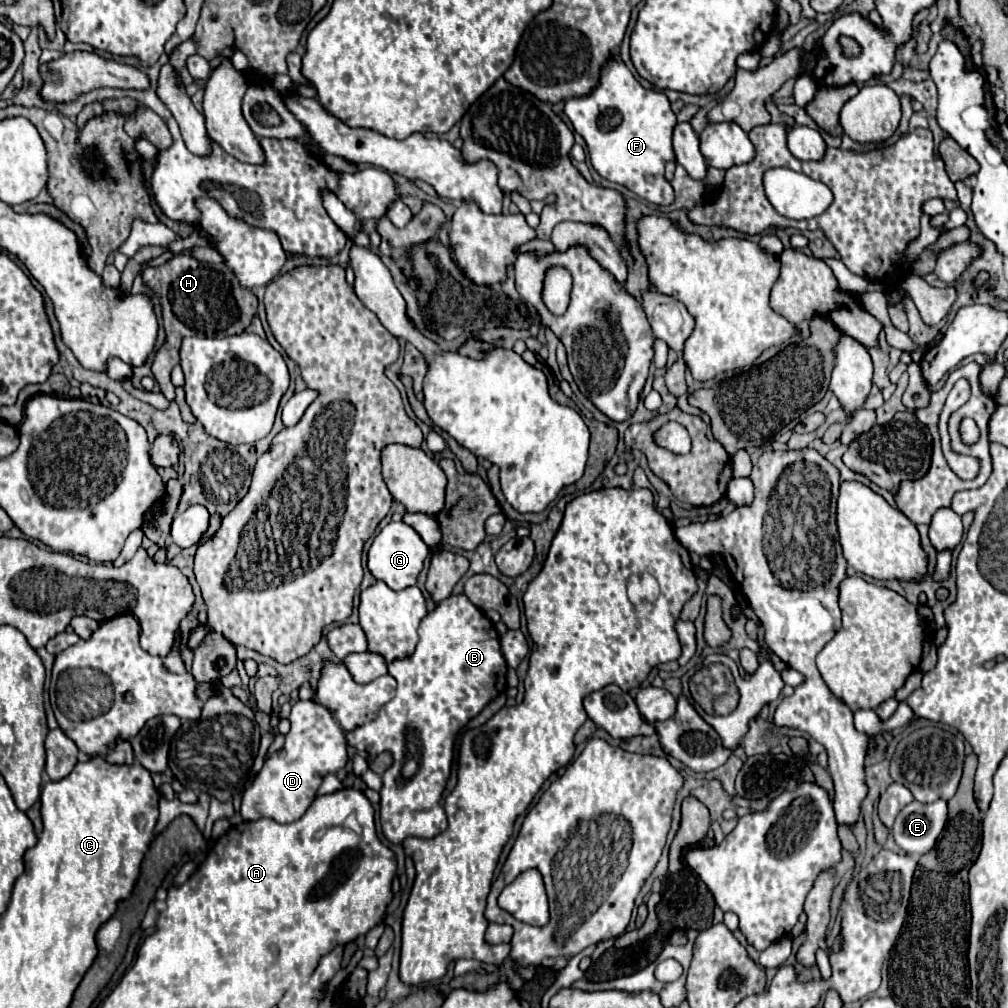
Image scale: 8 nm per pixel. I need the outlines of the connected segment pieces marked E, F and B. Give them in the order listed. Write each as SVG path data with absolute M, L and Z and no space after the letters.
M944 800L934 804L910 802L900 810L892 826L894 842L906 854L926 854L936 846L940 832L948 820L948 808Z
M612 50L608 62L602 66L598 86L586 96L566 100L564 114L584 138L590 162L602 178L626 186L652 204L668 206L674 202L674 188L664 178L664 166L676 158L672 148L676 114L666 94L640 86L618 50Z
M464 594L450 596L436 606L436 610L422 620L418 634L420 640L416 650L406 658L398 658L388 664L388 674L398 682L394 698L380 708L376 720L366 722L364 726L346 734L346 742L358 752L380 754L388 750L394 756L394 764L382 774L384 786L380 790L382 832L392 844L402 844L402 840L408 836L434 838L446 830L448 822L444 808L440 806L440 796L454 758L454 738L470 718L480 714L484 706L506 688L506 660L500 650L498 630L494 622Z

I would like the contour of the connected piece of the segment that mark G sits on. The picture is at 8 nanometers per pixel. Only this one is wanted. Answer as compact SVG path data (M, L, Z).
M390 522L372 542L372 548L368 552L368 568L376 580L384 580L392 590L402 590L416 584L428 552L430 548L412 526L406 522Z

